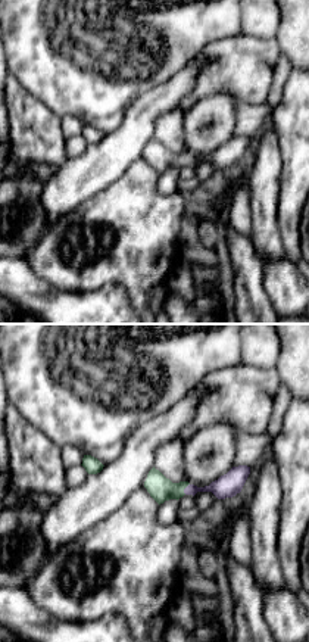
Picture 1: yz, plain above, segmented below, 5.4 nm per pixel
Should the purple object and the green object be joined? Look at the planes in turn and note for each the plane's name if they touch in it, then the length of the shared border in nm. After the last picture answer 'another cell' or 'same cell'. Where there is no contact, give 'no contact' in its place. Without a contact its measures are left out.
contact in yz; length 70 nm

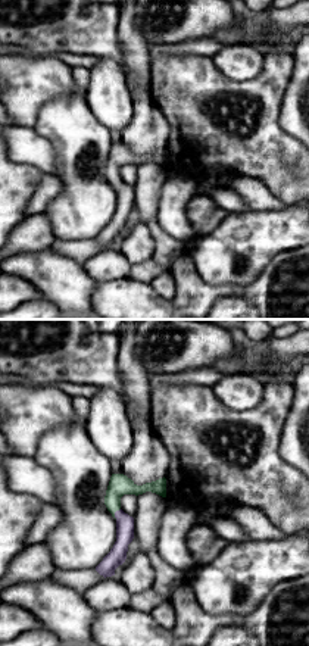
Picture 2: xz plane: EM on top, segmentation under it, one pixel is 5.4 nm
contact in xz; length 70 nm

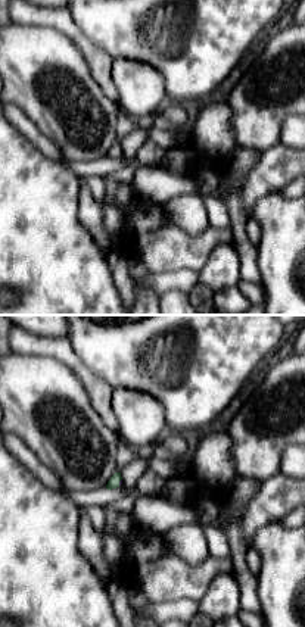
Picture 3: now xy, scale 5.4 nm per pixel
contact in xy; length 40 nm

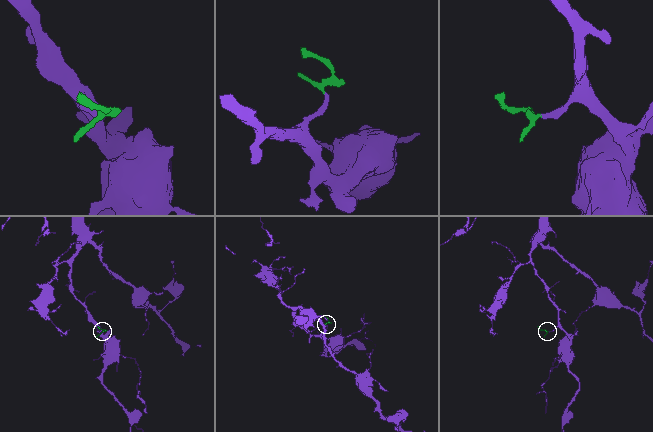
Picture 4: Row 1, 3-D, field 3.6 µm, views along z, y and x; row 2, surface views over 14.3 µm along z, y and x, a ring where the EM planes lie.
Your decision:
same cell

